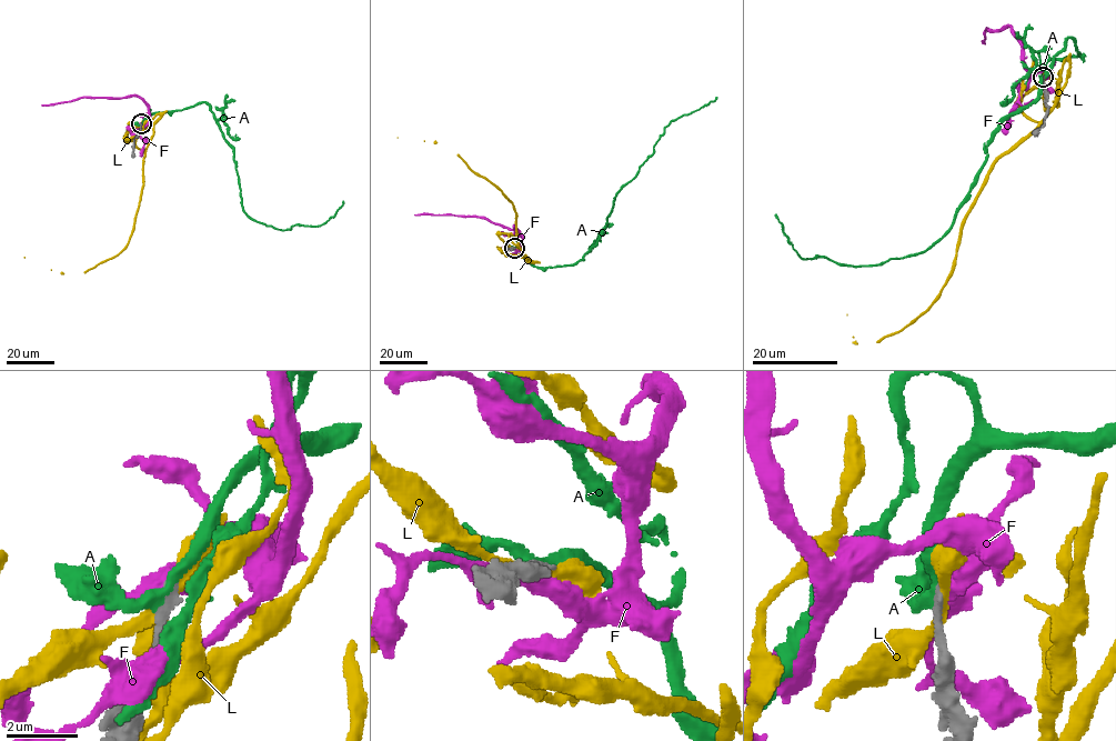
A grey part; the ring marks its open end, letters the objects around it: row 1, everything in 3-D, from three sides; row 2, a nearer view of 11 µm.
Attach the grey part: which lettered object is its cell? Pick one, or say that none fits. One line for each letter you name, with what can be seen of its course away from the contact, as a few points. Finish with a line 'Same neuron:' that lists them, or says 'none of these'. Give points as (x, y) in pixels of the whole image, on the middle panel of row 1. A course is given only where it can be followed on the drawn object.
A: Its course: (514, 248), (544, 269), (583, 259), (606, 224), (615, 194), (653, 152), (665, 127), (716, 98)
Same neuron: A

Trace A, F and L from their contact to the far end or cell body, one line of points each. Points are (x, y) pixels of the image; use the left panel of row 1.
A: (141, 124), (148, 114), (205, 102), (233, 149), (242, 210), (265, 226), (318, 226), (343, 201)
F: (141, 123), (149, 119), (149, 106), (133, 96), (80, 97), (41, 104)
L: (141, 124), (126, 134), (144, 152), (142, 191), (127, 244), (84, 272), (51, 270), (24, 258)

